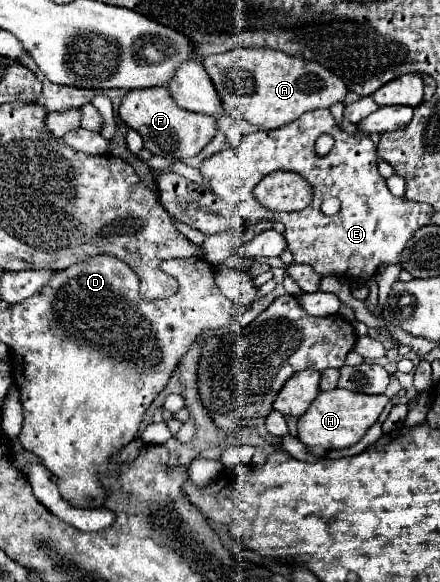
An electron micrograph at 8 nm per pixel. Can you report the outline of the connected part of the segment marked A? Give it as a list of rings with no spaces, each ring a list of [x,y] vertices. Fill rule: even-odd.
[[[240,48],[224,54],[204,56],[202,64],[212,78],[226,110],[234,118],[244,118],[262,130],[286,126],[310,110],[330,108],[336,102],[344,102],[348,94],[348,86],[322,64],[274,50]],[[308,64],[314,64],[314,70],[308,70]]]

